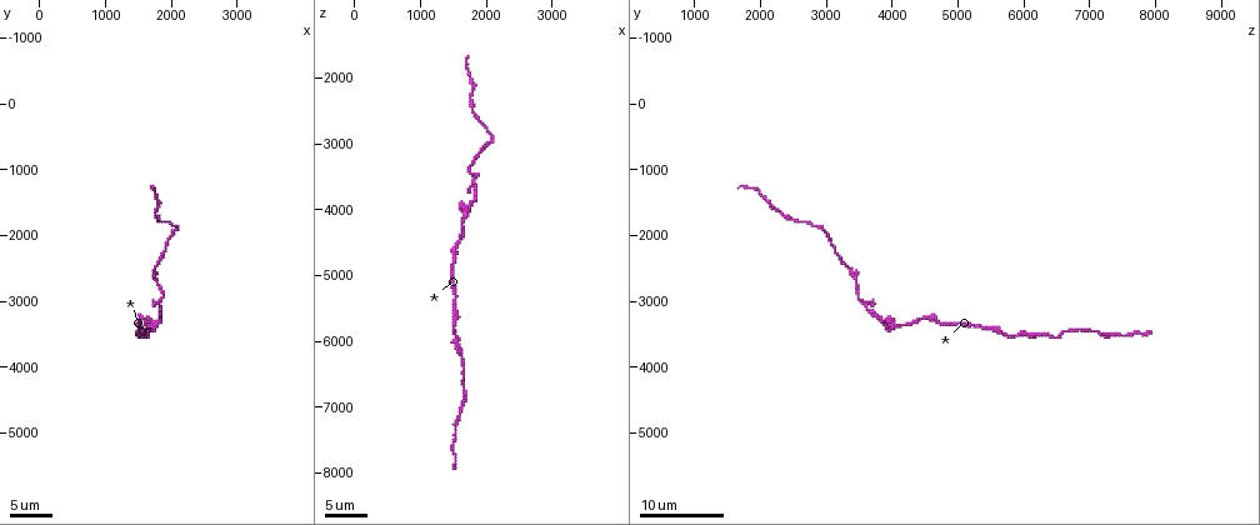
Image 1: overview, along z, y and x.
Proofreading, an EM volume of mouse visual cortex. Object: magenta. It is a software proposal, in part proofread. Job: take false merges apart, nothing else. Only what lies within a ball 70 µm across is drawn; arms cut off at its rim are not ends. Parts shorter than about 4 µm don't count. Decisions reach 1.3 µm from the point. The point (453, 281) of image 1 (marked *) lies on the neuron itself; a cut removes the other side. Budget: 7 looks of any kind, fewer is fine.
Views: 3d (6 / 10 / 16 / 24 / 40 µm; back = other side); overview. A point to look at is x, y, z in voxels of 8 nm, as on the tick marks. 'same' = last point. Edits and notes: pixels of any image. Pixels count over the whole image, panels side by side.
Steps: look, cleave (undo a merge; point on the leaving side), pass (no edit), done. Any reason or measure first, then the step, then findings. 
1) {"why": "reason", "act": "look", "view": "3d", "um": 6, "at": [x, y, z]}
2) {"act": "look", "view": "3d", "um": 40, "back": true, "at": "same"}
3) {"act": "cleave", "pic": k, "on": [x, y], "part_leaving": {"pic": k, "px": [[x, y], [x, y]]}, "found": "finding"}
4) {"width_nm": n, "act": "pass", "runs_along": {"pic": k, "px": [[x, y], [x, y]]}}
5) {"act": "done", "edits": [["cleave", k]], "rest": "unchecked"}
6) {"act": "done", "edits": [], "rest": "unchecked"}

{"why": "thick turns thin", "act": "look", "view": "3d", "um": 24, "at": [1750, 3300, 3850]}

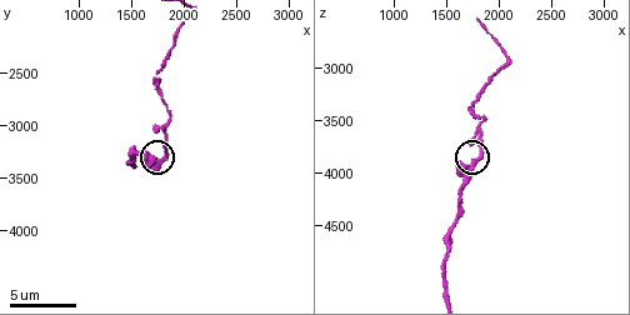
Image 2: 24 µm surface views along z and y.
{"act": "look", "view": "3d", "um": 10, "at": [1820, 3300, 3860]}

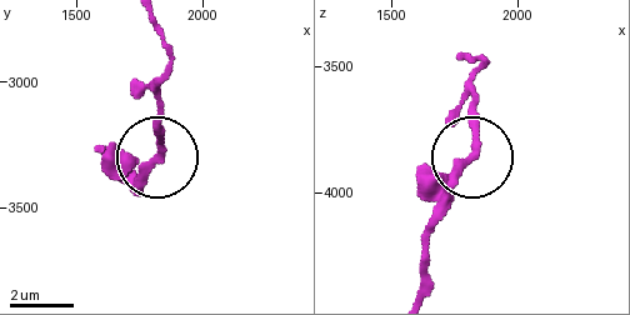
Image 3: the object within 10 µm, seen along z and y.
{"why": "other side", "act": "look", "view": "3d", "um": 10, "back": true, "at": [1800, 3320, 3860]}

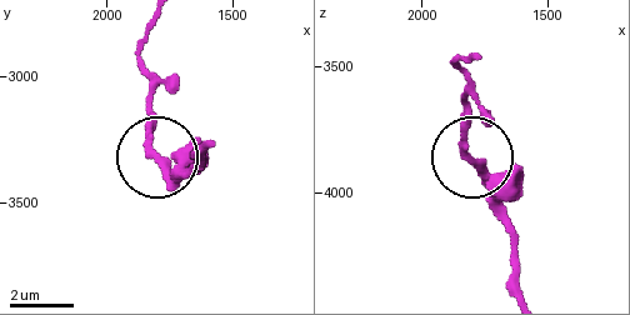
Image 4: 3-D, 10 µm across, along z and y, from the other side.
{"act": "pass", "found": "continuous, no second neuron"}

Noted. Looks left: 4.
{"why": "thick turns thin", "act": "look", "view": "3d", "um": 16, "at": [1550, 3550, 6100]}

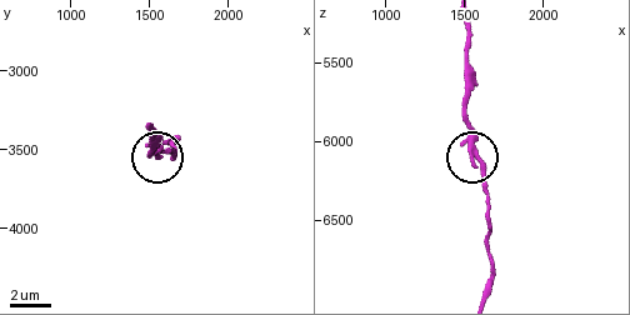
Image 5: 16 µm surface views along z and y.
{"why": "zoom in", "act": "look", "view": "3d", "um": 10, "at": "same"}

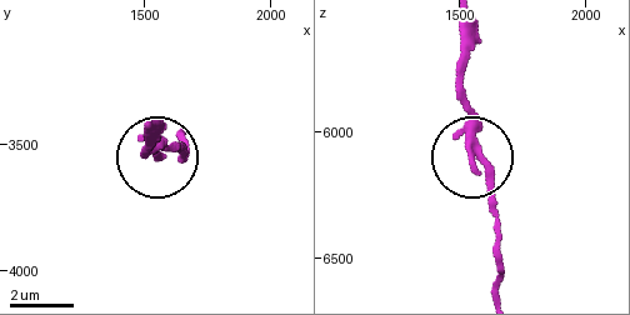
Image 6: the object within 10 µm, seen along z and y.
{"act": "pass", "runs_along": {"pic": 6, "px": [[466, 24], [459, 96], [496, 230]]}, "found": "one neuron here"}

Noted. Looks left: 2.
{"why": "sudden change in width", "act": "look", "view": "3d", "um": 10, "at": [1820, 2760, 3440]}

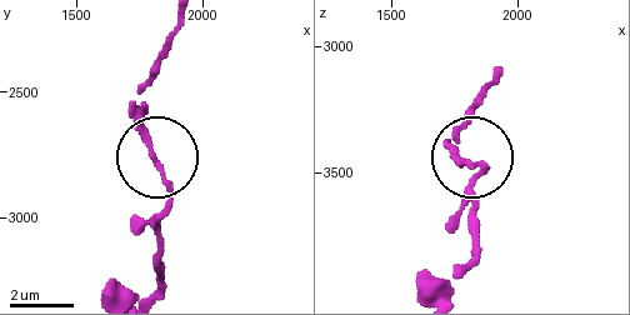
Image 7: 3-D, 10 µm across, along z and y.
{"act": "look", "view": "3d", "um": 6, "at": [1800, 2760, 3470]}

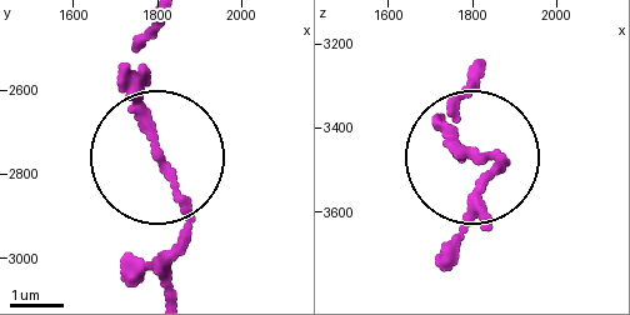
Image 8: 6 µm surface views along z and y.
{"act": "pass", "runs_along": {"pic": 8, "px": [[165, 289], [191, 208], [155, 154], [133, 51]]}, "found": "all the same neuron"}

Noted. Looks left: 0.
{"act": "done", "edits": [], "rest": "unchecked"}

